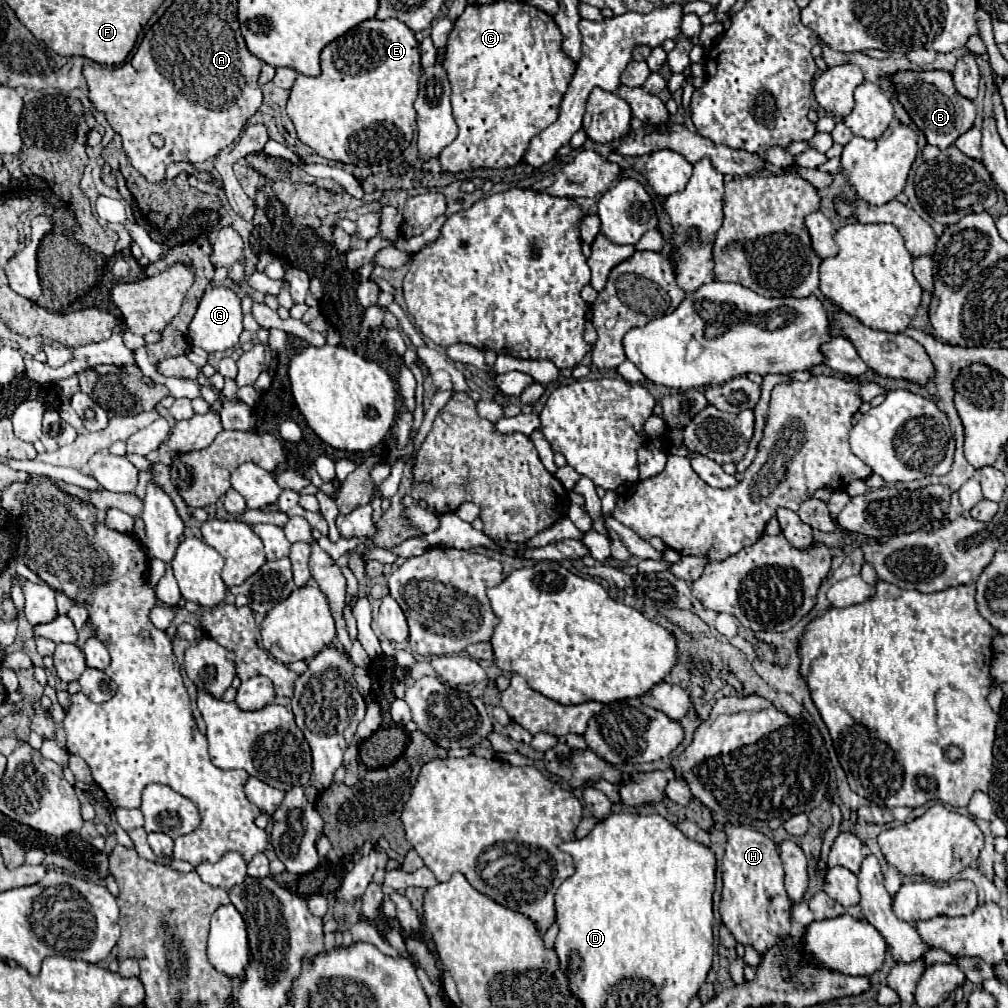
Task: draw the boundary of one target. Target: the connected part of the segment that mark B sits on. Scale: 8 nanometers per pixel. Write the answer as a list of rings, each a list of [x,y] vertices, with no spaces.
[[[941,70],[933,72],[905,72],[893,78],[893,84],[899,92],[899,102],[909,110],[913,122],[925,132],[927,142],[941,150],[949,148],[961,134],[973,128],[975,108],[971,102],[961,102],[961,94],[957,94],[953,80],[949,74]]]

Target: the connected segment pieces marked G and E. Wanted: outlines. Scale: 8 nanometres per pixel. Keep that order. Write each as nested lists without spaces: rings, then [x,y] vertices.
[[[209,286],[199,302],[199,308],[189,324],[189,342],[193,346],[203,348],[205,352],[223,352],[239,344],[239,336],[243,332],[243,312],[241,298],[235,290],[225,286]]]
[[[397,18],[365,20],[345,36],[333,40],[321,52],[321,74],[317,78],[299,74],[295,86],[291,88],[287,114],[295,124],[299,140],[313,148],[319,156],[345,164],[375,166],[399,158],[409,148],[415,130],[413,102],[419,90],[419,60],[421,54],[415,34]]]

